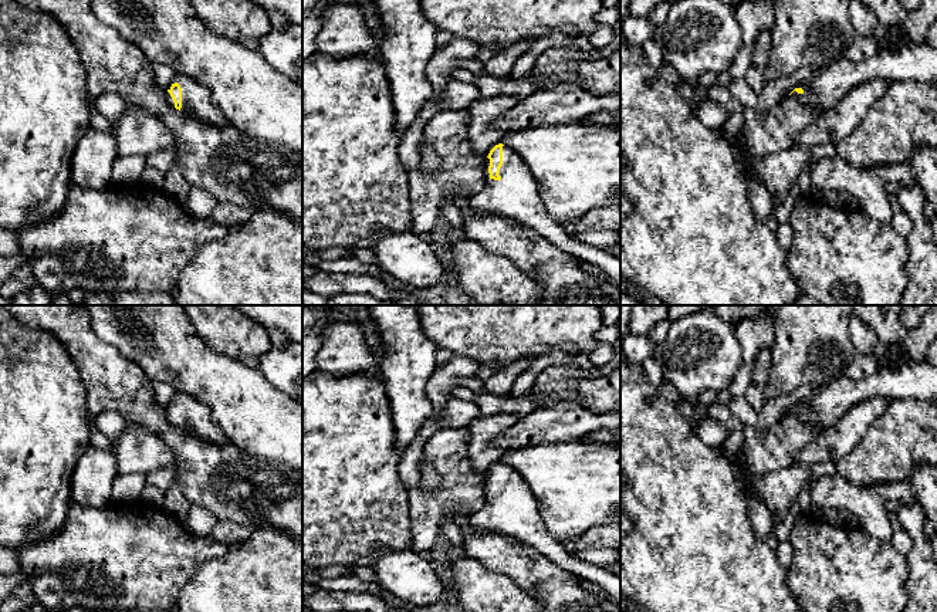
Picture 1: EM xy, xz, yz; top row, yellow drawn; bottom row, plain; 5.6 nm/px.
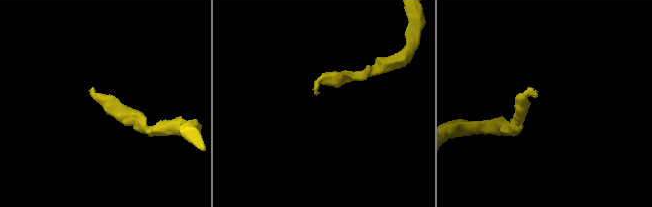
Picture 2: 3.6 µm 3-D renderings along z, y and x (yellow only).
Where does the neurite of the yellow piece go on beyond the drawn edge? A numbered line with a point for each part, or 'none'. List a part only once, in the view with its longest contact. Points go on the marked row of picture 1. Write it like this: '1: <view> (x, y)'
1: xz (516, 196)

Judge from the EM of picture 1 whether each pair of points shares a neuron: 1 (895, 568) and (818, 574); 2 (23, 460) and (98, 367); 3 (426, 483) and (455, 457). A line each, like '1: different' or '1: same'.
1: same
2: different
3: different

